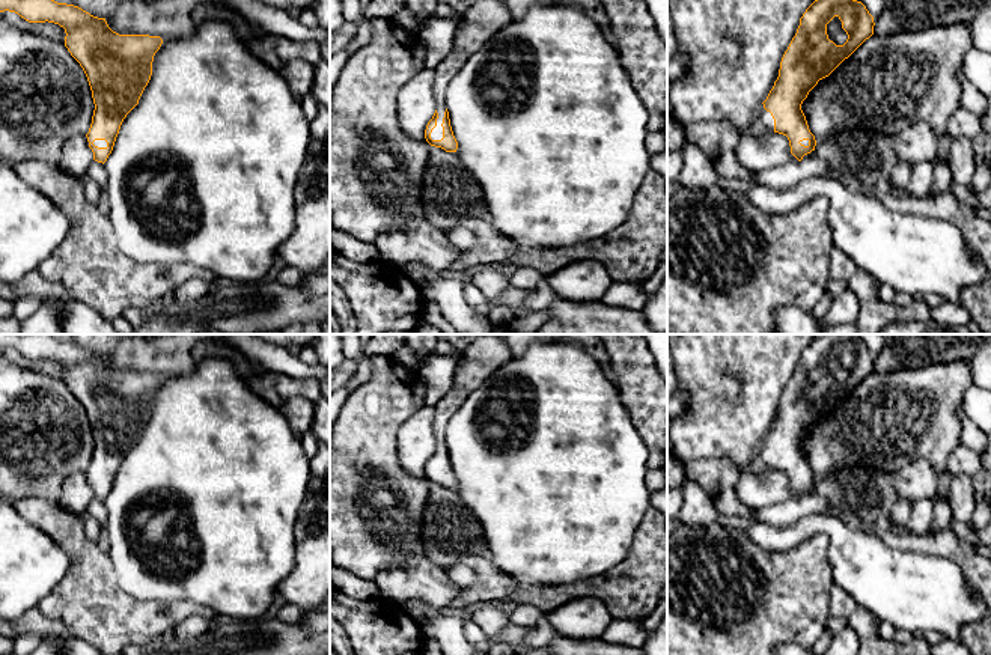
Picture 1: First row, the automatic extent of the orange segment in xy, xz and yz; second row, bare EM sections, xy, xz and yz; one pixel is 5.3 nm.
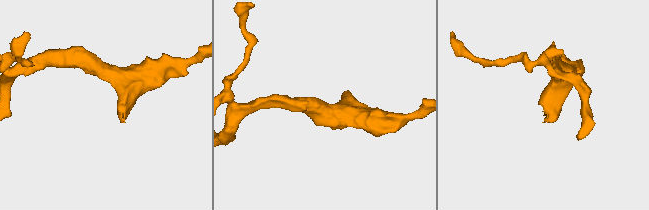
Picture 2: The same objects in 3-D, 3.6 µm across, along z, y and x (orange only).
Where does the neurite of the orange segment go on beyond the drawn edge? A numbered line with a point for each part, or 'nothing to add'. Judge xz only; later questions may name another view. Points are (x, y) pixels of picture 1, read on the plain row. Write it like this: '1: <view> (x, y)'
1: xz (445, 410)

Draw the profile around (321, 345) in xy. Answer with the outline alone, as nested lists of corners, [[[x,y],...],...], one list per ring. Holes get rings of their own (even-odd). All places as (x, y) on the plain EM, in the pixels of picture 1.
[[[315,334],[312,349],[318,357],[318,363],[330,370],[330,334]]]

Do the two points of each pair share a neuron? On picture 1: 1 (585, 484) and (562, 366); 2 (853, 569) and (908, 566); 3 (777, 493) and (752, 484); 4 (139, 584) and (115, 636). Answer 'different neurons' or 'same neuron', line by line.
1: same neuron
2: same neuron
3: same neuron
4: different neurons

